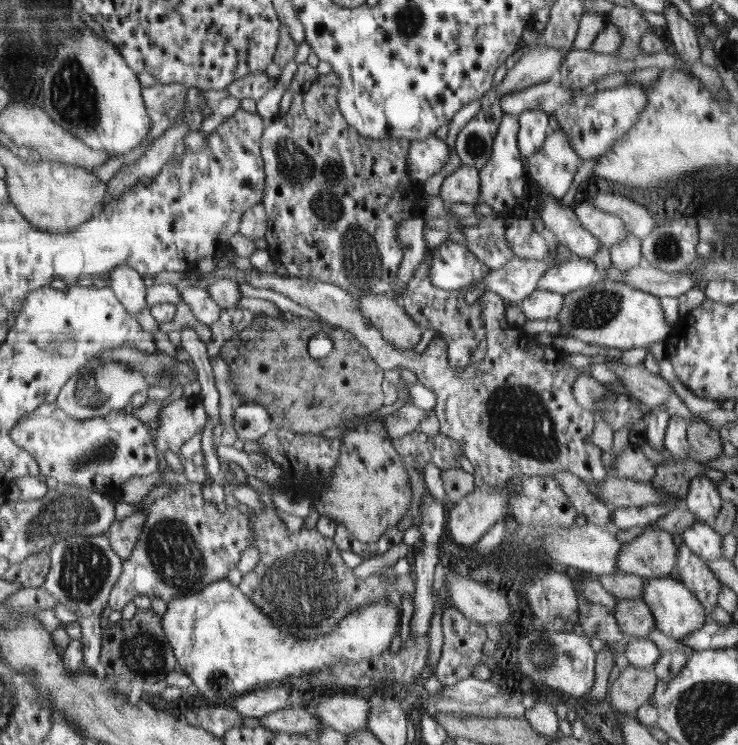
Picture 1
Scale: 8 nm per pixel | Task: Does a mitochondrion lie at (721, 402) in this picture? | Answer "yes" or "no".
no

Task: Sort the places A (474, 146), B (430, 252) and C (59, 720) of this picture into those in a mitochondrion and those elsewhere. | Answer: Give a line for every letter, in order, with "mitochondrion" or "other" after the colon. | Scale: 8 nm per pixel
A: mitochondrion
B: other
C: other

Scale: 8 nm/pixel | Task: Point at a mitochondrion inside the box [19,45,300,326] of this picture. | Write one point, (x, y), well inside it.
(72, 95)

